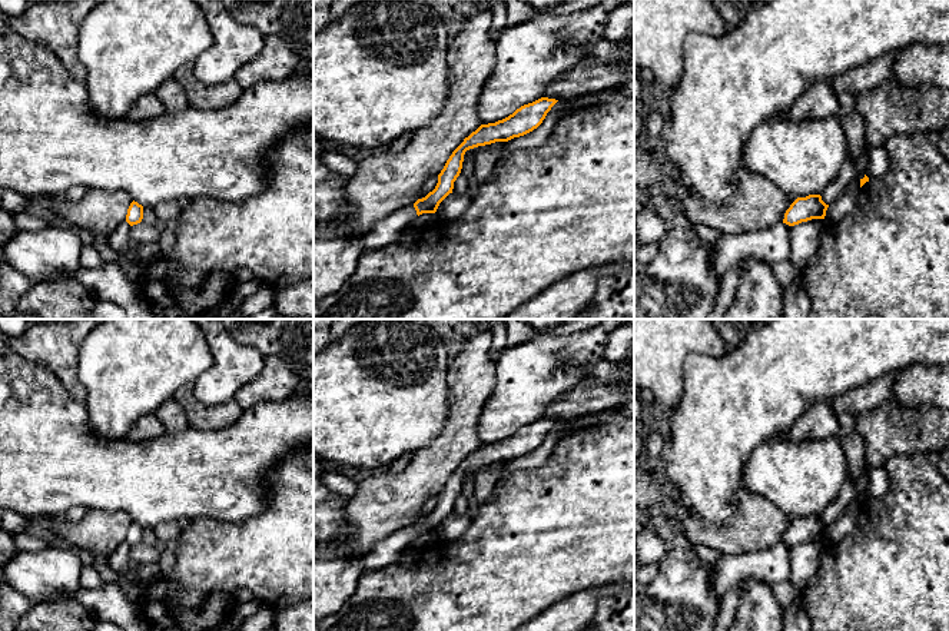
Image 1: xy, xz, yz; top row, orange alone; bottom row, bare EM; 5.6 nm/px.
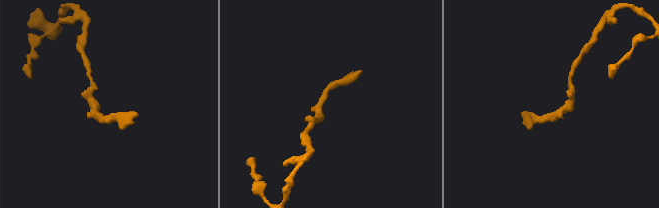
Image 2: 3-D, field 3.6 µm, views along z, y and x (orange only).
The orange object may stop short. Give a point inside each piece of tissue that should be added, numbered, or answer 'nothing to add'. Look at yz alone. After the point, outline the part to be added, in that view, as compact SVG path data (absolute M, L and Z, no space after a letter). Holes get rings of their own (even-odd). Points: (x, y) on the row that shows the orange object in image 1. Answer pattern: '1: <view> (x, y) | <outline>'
nothing to add

